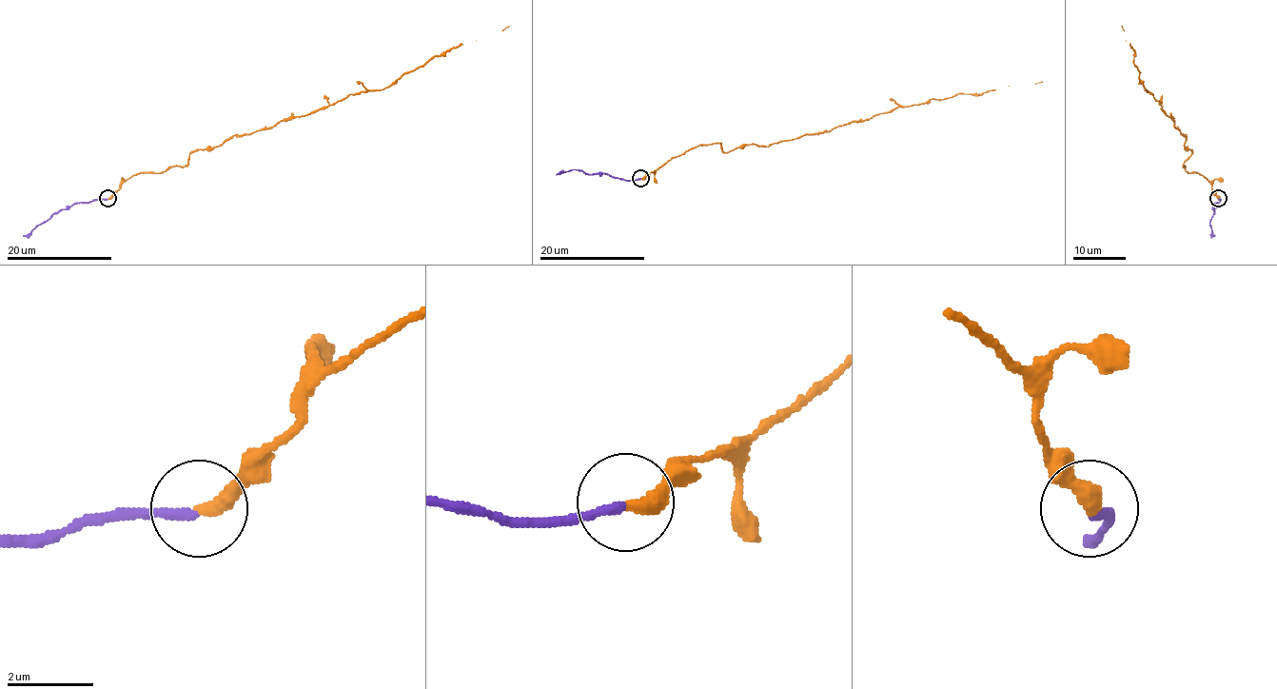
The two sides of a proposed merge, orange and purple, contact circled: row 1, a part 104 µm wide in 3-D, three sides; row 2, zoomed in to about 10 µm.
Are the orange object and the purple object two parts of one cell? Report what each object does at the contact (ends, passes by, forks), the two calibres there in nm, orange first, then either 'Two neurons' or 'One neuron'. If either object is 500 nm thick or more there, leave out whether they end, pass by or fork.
At the ring orange ends. At the ring purple ends. Thickness 360 nm (orange) against 200 nm. Two neurons

